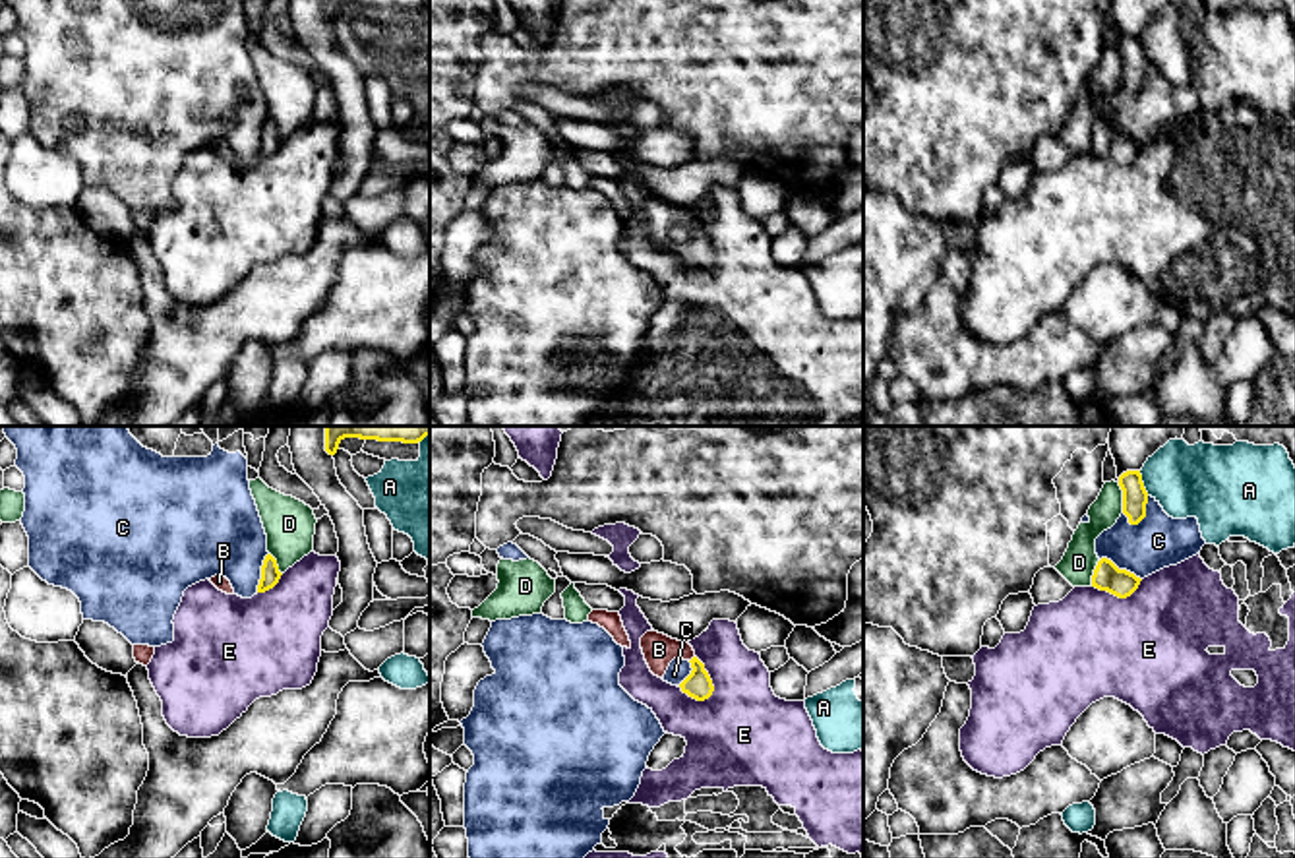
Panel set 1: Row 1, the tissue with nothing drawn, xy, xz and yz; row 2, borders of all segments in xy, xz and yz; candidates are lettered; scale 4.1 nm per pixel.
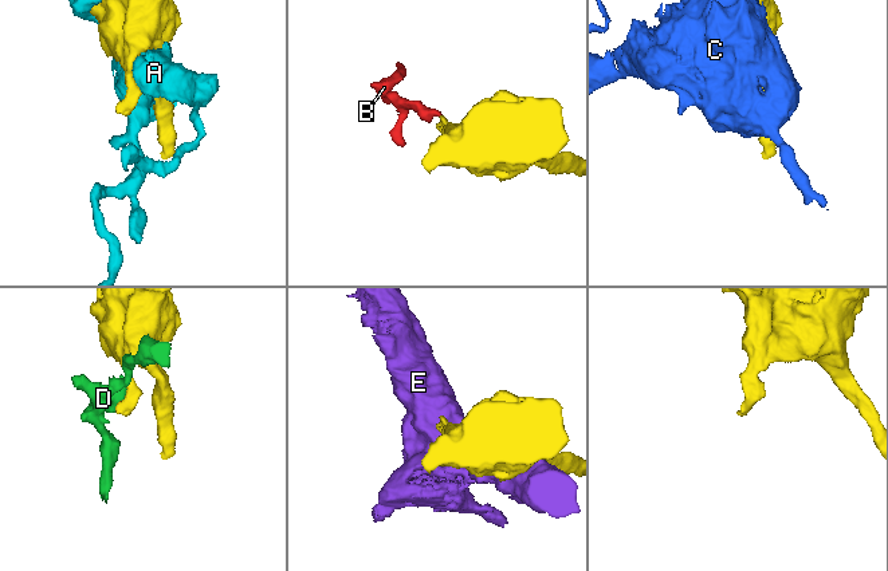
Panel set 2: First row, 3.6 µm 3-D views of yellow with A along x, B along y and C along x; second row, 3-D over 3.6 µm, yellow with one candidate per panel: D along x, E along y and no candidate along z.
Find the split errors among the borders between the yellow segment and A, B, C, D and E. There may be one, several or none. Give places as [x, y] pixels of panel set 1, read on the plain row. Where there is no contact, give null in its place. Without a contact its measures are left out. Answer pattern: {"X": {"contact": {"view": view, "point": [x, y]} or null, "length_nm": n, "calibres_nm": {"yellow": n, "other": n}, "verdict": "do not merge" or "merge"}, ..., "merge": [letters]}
{"A": {"contact": {"view": "yz", "point": [1143, 49]}, "length_nm": 110, "calibres_nm": {"yellow": 110, "other": 320}, "verdict": "do not merge"}, "B": {"contact": {"view": "xz", "point": [692, 225]}, "length_nm": 40, "calibres_nm": {"yellow": 110, "other": 140}, "verdict": "merge"}, "C": {"contact": {"view": "yz", "point": [1144, 80]}, "length_nm": 150, "calibres_nm": {"yellow": 110, "other": 220}, "verdict": "do not merge"}, "D": {"contact": {"view": "yz", "point": [1123, 64]}, "length_nm": 130, "calibres_nm": {"yellow": 110, "other": 120}, "verdict": "do not merge"}, "E": {"contact": {"view": "xz", "point": [709, 245]}, "length_nm": 200, "calibres_nm": {"yellow": 110, "other": 380}, "verdict": "do not merge"}, "merge": ["B"]}

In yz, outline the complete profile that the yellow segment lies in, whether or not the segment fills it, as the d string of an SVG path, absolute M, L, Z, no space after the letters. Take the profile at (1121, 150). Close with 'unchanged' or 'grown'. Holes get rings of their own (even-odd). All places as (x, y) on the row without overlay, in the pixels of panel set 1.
M1101 124L1092 141L1092 153L1107 157L1119 165L1130 163L1138 151L1140 143L1127 136L1119 136L1111 126Z; unchanged

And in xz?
M647 198L641 203L641 215L650 238L658 244L664 244L674 225L689 227L693 236L679 250L681 258L697 267L705 267L712 261L712 246L687 207L678 207L658 198Z; grown

